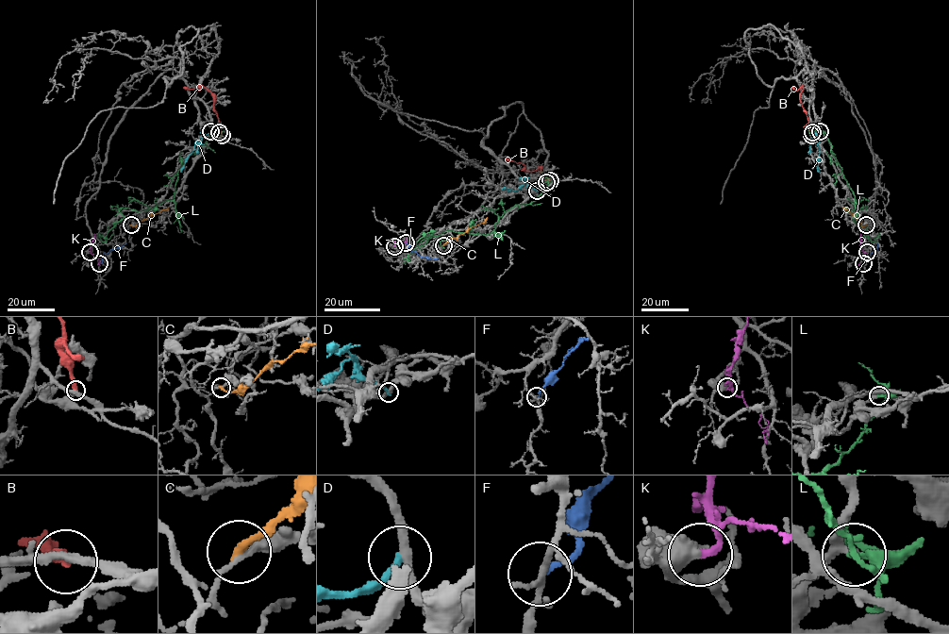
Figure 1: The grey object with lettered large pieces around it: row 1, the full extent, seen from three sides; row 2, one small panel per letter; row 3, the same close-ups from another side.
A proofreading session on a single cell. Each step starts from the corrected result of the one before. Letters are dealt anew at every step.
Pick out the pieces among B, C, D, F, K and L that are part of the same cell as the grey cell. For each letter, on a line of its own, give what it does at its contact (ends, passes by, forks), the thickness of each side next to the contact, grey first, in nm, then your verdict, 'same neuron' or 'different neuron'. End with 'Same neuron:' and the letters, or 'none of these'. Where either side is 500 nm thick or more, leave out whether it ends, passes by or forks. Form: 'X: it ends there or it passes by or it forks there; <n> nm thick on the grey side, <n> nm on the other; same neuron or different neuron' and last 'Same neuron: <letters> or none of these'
B: it ends there; 240 nm thick on the grey side, 320 nm on the other; different neuron
C: it ends there; 200 nm thick on the grey side, 220 nm on the other; different neuron
D: it ends there; 280 nm thick on the grey side, 260 nm on the other; different neuron
F: it ends there; 170 nm thick on the grey side, 130 nm on the other; different neuron
K: it ends there; 440 nm thick on the grey side, 220 nm on the other; different neuron
L: it forks there; 180 nm thick on the grey side, 240 nm on the other; different neuron
Same neuron: none of these

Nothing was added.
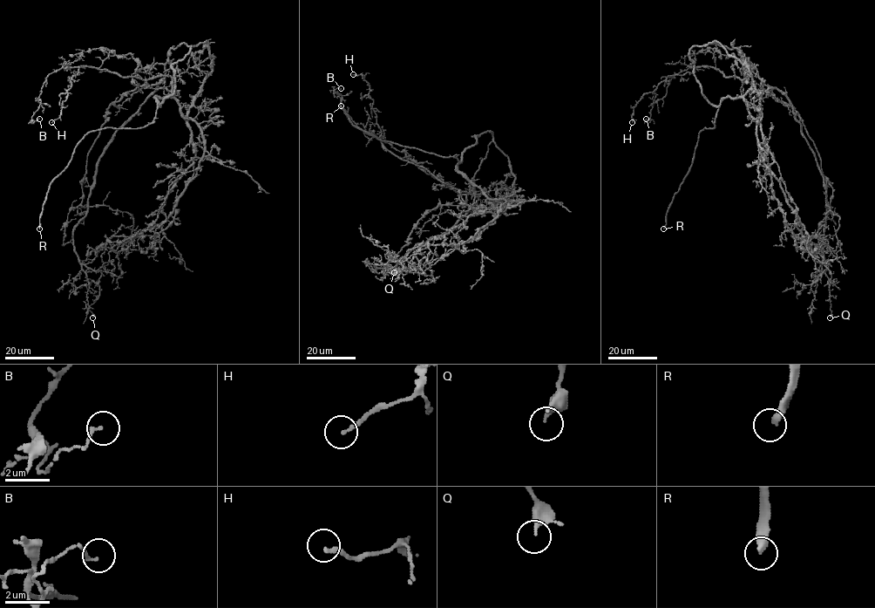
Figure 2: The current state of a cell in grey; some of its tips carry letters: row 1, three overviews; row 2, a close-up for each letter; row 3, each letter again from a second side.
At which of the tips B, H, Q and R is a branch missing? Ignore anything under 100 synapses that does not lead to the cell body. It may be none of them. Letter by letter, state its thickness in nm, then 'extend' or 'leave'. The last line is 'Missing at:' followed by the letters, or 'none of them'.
B: 120 nm | leave
H: 180 nm | leave
Q: 320 nm | leave
R: 340 nm | extend
Missing at: R

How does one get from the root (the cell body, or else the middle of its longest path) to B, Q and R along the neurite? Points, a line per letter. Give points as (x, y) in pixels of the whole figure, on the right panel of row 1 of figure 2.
B: (765, 90), (754, 89), (750, 76), (742, 79), (713, 67), (688, 68), (673, 76), (648, 123), (646, 119)
Q: (765, 90), (776, 88), (789, 99), (823, 178), (829, 213), (818, 270), (828, 278), (830, 317)
R: (765, 90), (749, 90), (722, 102), (715, 127), (704, 127), (699, 133), (692, 166), (674, 196), (663, 228)

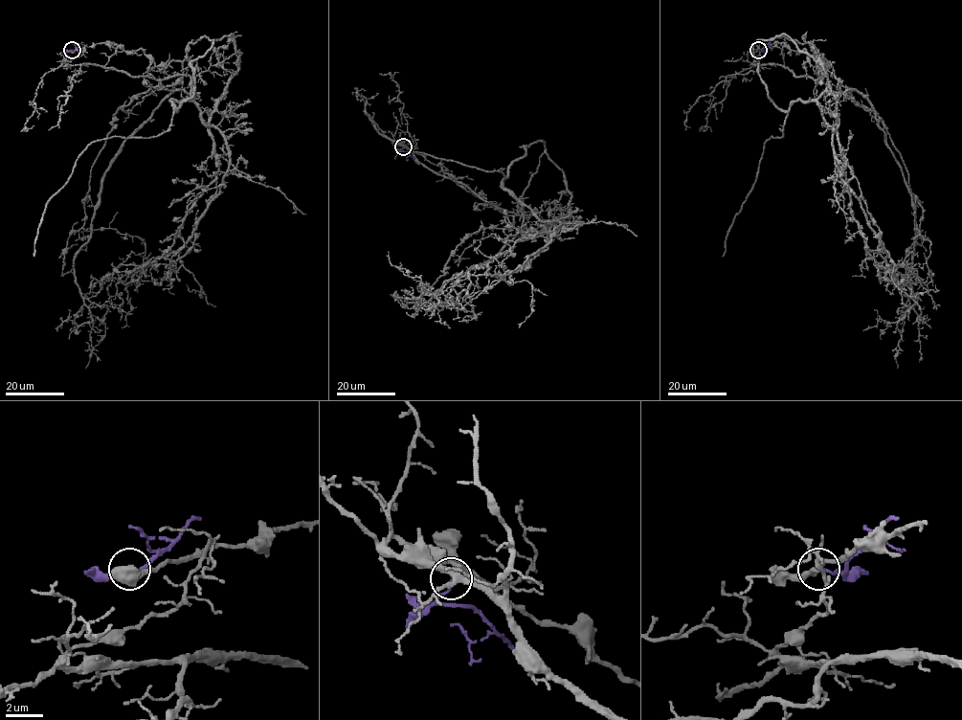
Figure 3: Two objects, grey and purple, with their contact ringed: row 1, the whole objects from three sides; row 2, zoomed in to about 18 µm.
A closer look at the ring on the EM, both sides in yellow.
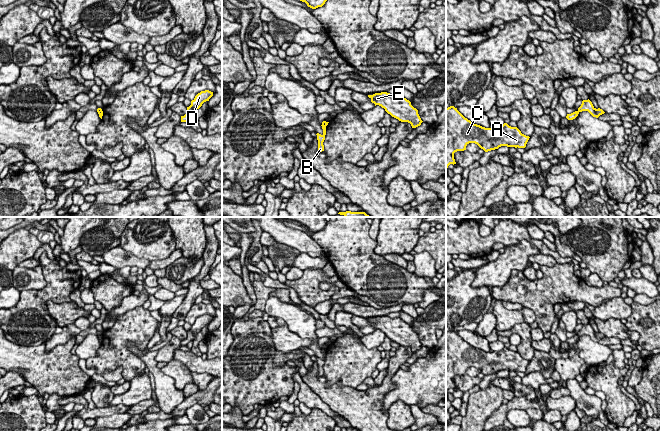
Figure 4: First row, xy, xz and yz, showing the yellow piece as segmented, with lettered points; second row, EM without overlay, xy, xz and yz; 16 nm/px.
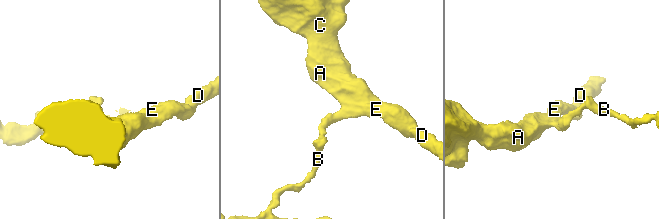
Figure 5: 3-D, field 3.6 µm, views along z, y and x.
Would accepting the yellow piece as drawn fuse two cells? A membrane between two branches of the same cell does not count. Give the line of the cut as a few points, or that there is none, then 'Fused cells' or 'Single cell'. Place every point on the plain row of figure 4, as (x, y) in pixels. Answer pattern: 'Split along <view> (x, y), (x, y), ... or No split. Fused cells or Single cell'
Split along xy (101, 334), (98, 336). Fused cells

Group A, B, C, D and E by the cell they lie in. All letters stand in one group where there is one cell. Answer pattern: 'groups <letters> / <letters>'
groups A C D E / B

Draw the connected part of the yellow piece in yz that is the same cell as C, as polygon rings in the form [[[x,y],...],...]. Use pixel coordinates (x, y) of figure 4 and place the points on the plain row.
[[[454,330],[446,332],[446,392],[450,388],[456,388],[454,377],[466,374],[469,367],[475,367],[488,376],[501,370],[525,372],[529,362],[522,358],[517,351],[511,351],[507,347],[500,351],[485,352],[465,342]]]

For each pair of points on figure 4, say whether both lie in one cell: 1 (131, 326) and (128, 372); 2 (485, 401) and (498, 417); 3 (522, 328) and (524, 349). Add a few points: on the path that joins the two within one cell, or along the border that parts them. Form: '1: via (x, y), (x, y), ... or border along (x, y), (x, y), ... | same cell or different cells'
1: via (122, 337), (122, 355), (128, 361) | same cell
2: border along (502, 403), (485, 420) | different cells
3: via (524, 333), (524, 344) | same cell

